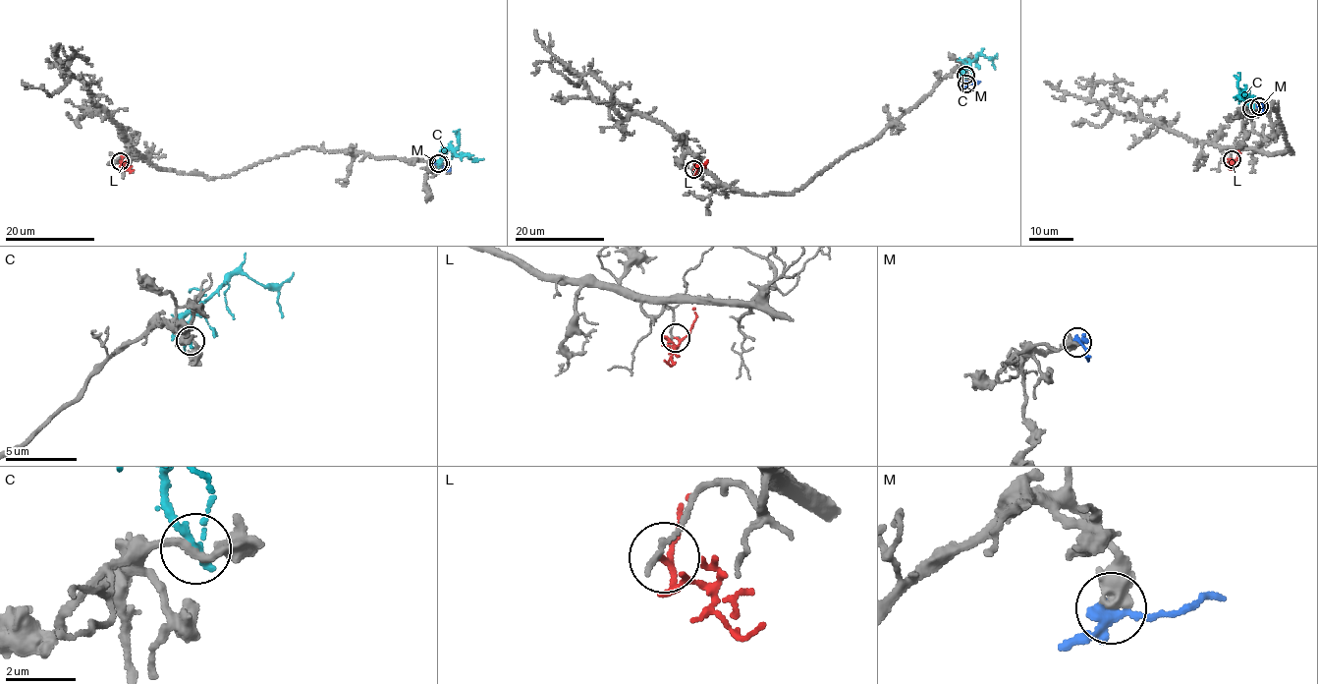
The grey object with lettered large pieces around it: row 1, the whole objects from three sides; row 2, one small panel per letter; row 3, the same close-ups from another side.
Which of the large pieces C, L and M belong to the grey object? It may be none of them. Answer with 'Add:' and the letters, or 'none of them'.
Add: M

